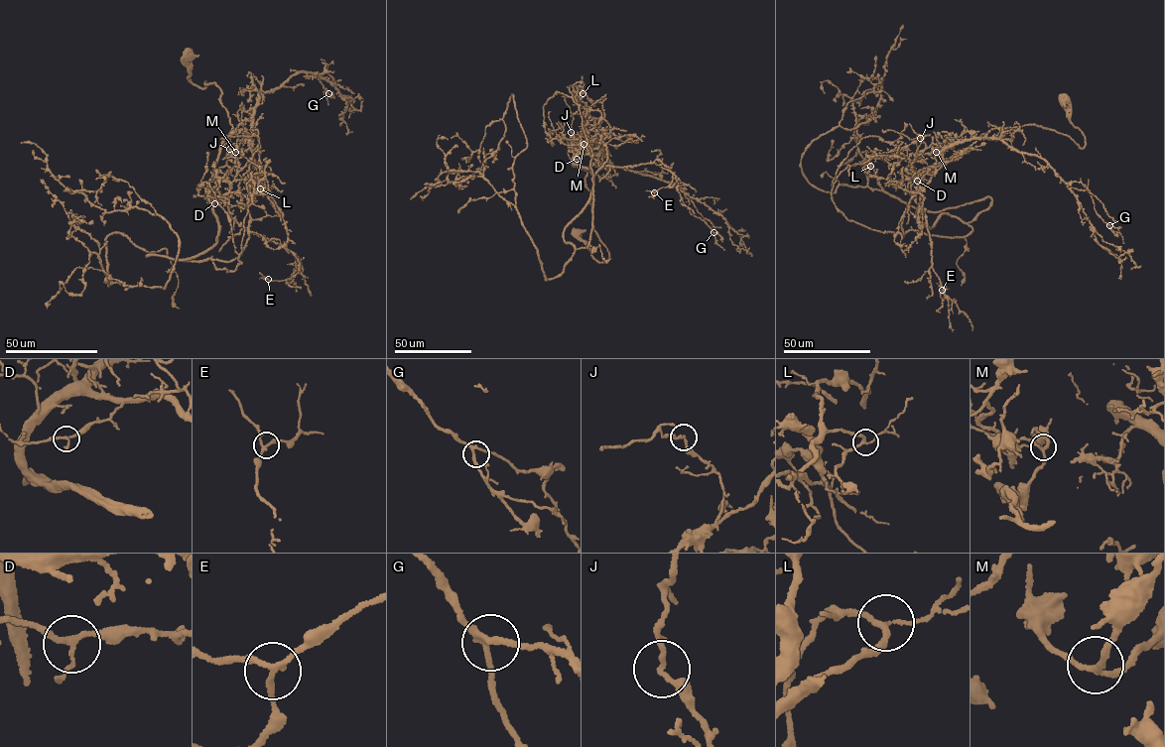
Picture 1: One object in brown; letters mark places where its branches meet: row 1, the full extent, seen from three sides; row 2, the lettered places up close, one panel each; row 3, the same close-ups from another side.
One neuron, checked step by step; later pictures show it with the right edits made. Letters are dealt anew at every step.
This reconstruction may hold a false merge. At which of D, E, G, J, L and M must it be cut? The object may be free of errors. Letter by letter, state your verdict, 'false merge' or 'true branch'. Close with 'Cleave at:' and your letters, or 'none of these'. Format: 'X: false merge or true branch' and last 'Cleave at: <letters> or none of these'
D: true branch
E: true branch
G: true branch
J: true branch
L: true branch
M: true branch
Cleave at: none of these

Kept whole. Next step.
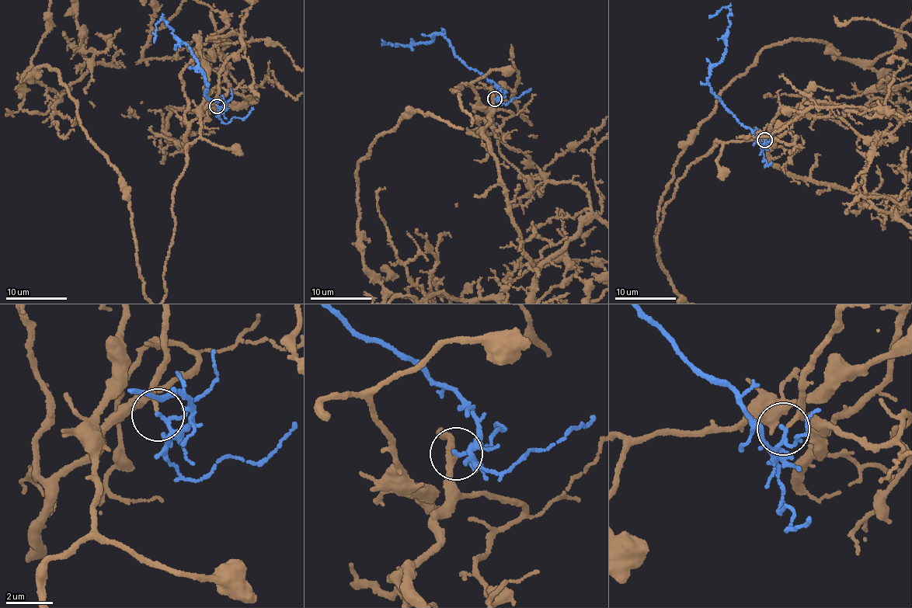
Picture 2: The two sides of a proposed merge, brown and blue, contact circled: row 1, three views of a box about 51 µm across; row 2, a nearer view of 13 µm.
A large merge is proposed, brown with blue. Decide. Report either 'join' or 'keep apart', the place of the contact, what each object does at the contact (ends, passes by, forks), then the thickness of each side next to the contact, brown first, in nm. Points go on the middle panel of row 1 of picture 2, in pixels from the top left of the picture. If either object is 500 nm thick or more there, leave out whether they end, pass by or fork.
join; at (494, 99); brown passes by; blue passes by; 140 nm thick on the brown side, 140 nm on the other

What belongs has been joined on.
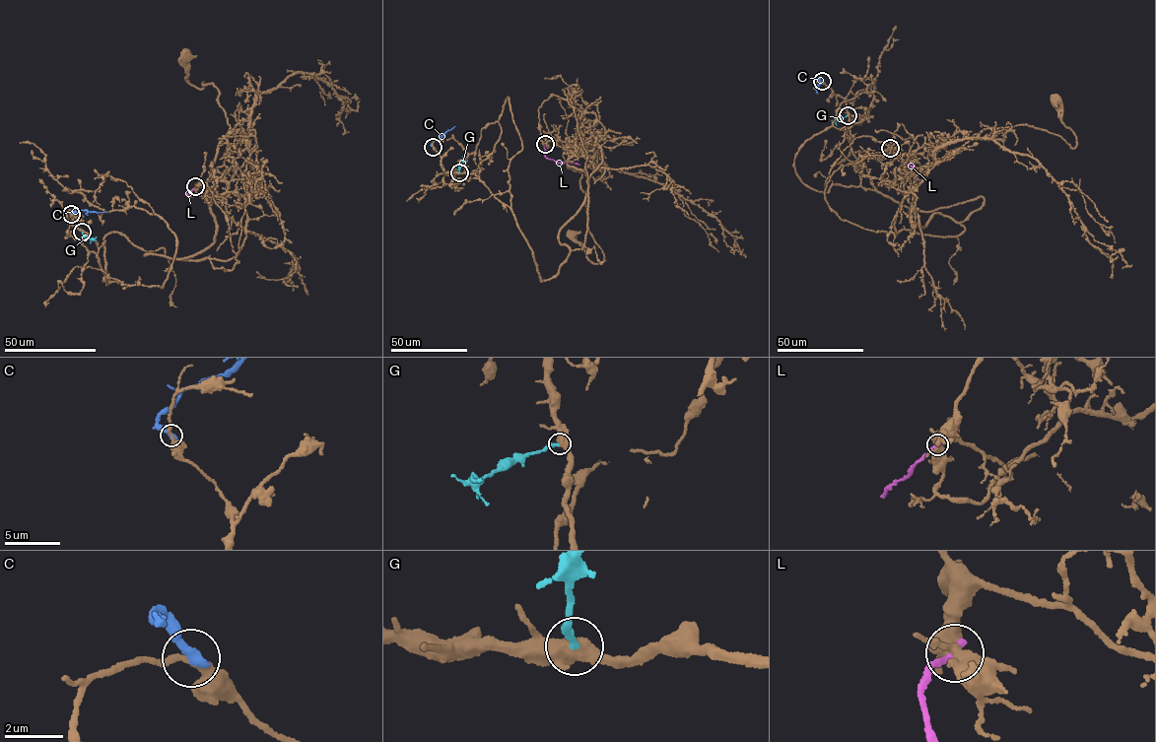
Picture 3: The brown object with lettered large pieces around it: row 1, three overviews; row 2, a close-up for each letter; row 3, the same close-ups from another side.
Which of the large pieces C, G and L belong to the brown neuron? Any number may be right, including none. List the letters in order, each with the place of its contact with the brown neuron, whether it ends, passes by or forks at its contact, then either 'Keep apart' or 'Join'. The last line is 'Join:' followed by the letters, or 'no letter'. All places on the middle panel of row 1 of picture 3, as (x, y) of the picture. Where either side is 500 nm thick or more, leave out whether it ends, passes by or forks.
C: Touches brown at (433, 147). It ends there. Keep apart
G: Touches brown at (459, 172). It ends there. Join
L: Touches brown at (545, 144). It ends there. Keep apart
Join: G

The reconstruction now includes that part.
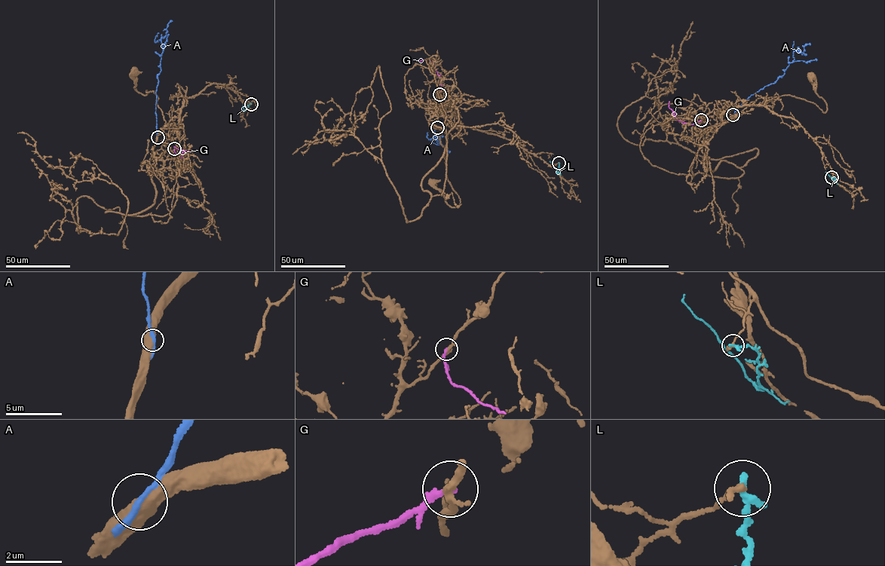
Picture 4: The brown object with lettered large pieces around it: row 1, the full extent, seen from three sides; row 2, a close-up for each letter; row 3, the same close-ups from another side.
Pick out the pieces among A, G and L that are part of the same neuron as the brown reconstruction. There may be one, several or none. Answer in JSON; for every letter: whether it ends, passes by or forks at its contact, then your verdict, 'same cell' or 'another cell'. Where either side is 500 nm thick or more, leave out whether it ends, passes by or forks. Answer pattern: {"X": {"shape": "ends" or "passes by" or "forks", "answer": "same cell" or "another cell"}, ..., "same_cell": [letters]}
{"A": {"answer": "another cell"}, "G": {"shape": "ends", "answer": "another cell"}, "L": {"shape": "passes by", "answer": "another cell"}, "same_cell": []}

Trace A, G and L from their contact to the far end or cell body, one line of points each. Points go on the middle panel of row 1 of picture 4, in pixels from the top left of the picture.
A: (437, 127), (433, 131), (435, 137), (439, 141), (433, 136), (440, 140), (439, 145), (426, 136), (427, 133)
G: (439, 94), (439, 77), (432, 62), (426, 59), (420, 61)
L: (558, 163), (557, 172), (549, 161)

